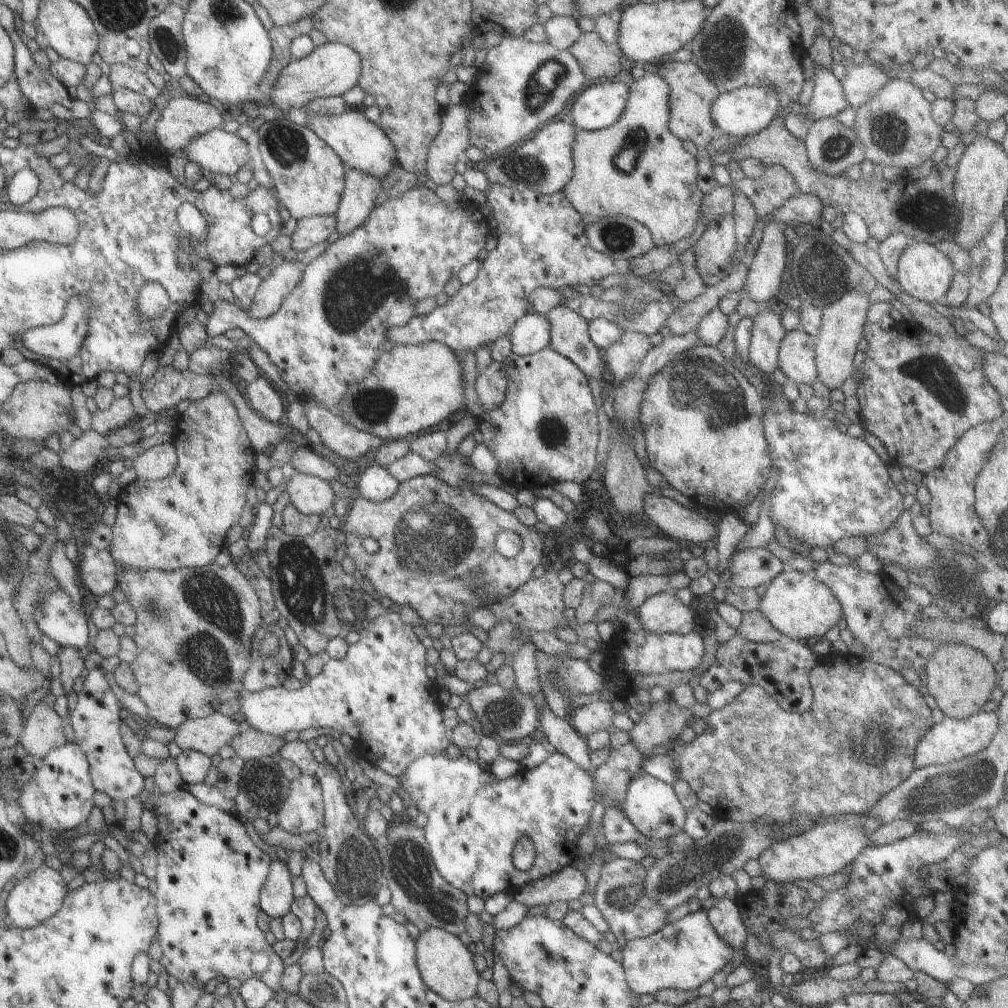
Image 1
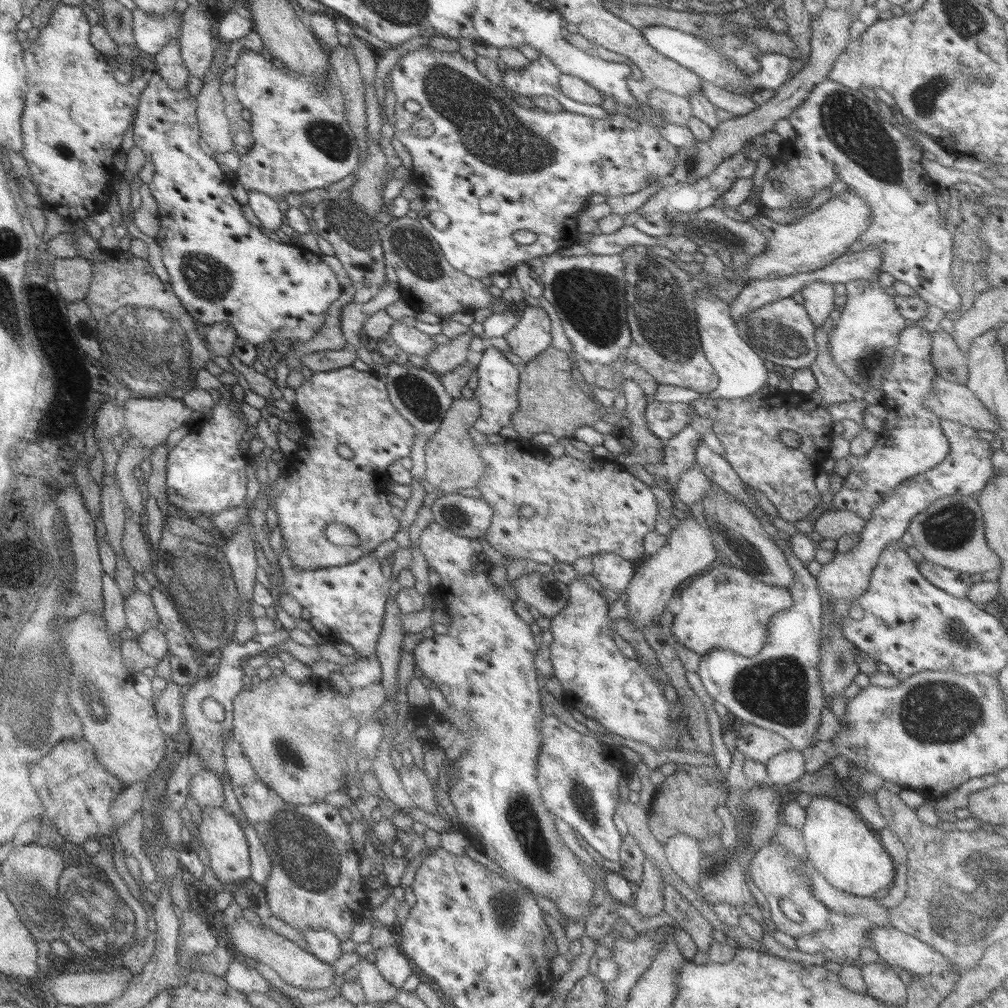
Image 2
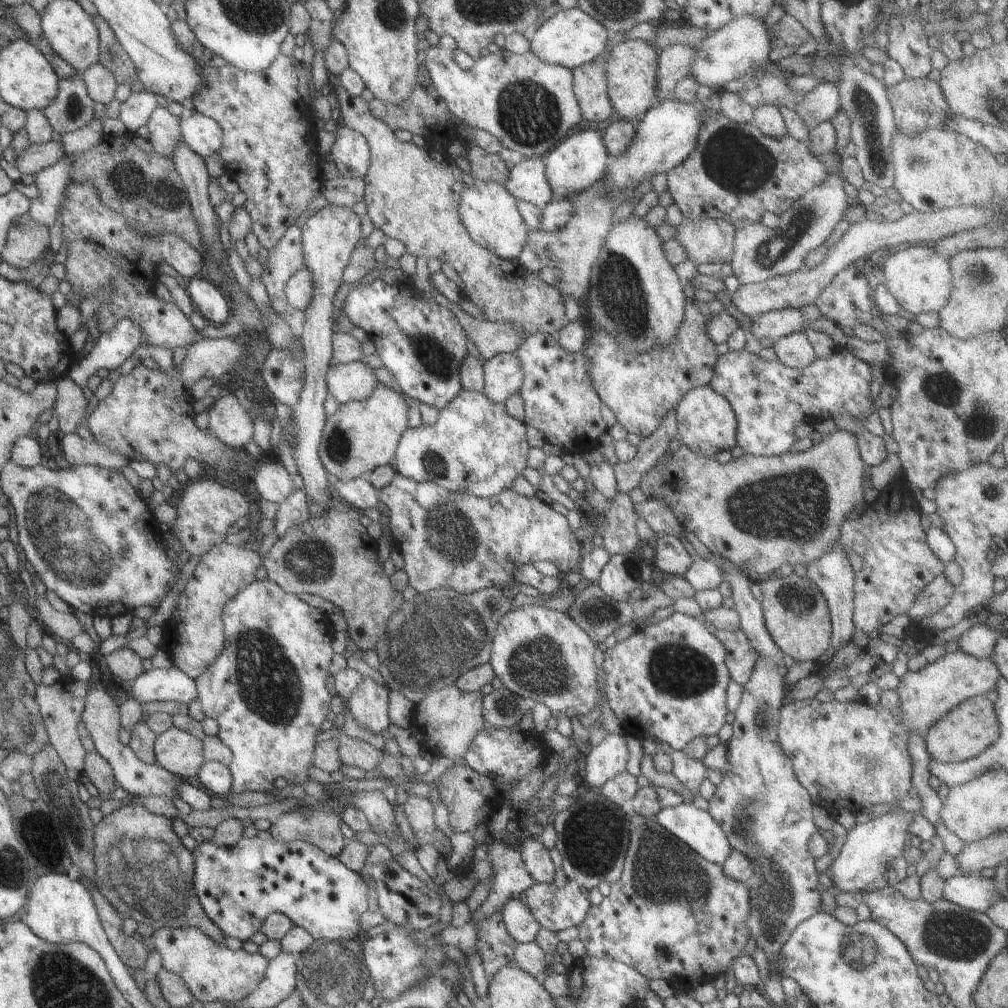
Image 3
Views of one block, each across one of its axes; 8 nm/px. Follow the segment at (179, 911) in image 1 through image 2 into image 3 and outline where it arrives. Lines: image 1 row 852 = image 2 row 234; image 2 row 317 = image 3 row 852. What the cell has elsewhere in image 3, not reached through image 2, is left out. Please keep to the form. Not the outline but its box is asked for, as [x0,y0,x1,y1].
[190,837,367,943]

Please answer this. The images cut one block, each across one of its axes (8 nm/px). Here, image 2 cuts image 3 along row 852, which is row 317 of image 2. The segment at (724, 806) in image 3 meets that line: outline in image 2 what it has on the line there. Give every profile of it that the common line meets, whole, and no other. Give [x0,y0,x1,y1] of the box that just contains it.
[734,297,817,370]

